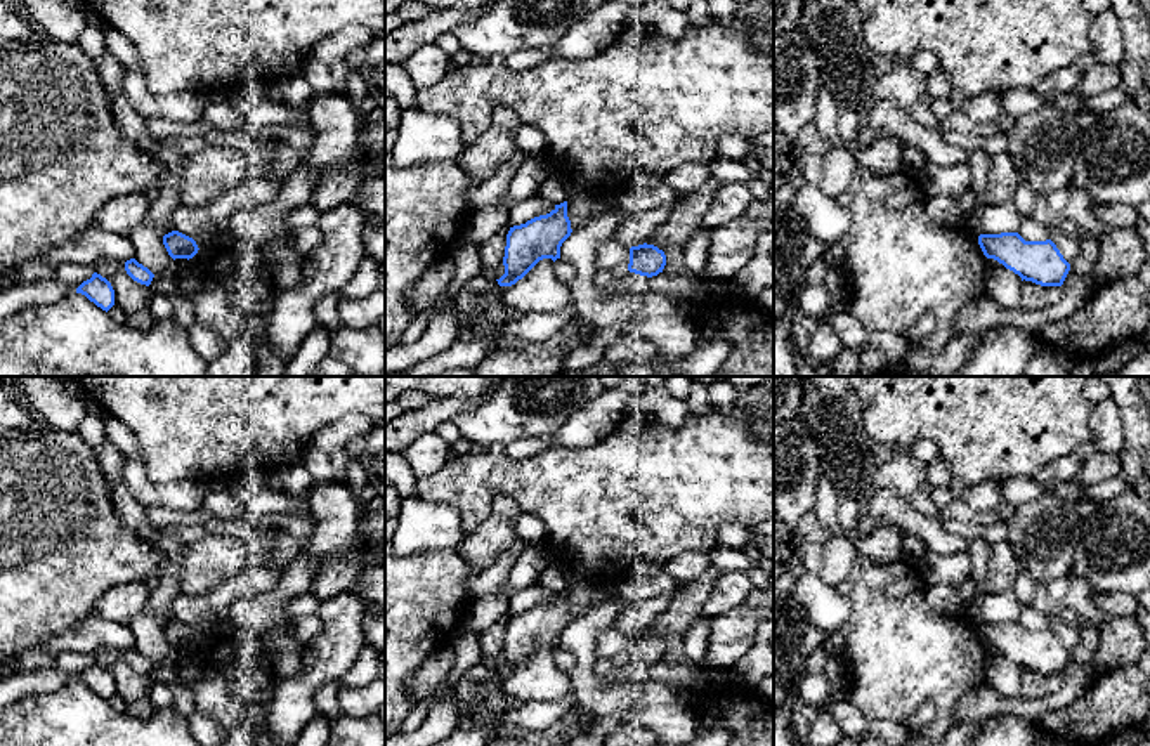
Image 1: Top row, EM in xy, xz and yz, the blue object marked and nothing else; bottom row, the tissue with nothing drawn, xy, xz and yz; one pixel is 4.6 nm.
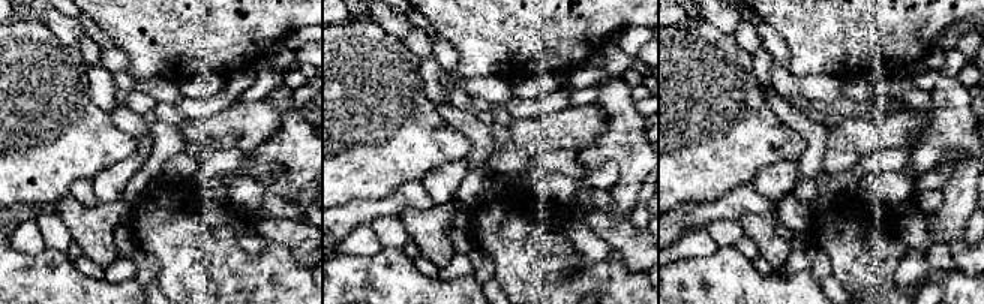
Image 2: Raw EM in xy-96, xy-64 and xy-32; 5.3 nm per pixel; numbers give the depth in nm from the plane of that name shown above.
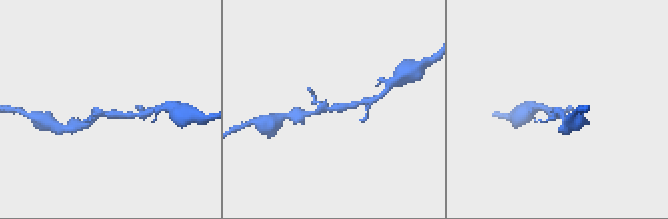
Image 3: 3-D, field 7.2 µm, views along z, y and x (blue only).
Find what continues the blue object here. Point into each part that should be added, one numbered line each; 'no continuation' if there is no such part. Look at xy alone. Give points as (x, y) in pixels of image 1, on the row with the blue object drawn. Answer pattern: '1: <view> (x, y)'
no continuation

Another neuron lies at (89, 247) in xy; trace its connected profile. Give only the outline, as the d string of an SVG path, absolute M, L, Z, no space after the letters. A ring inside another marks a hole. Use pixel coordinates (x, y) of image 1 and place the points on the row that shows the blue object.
M94 222L71 239L59 246L52 246L36 257L57 267L64 262L78 262L95 267L101 260L130 260L134 258L134 246L125 234L114 234L99 229Z

